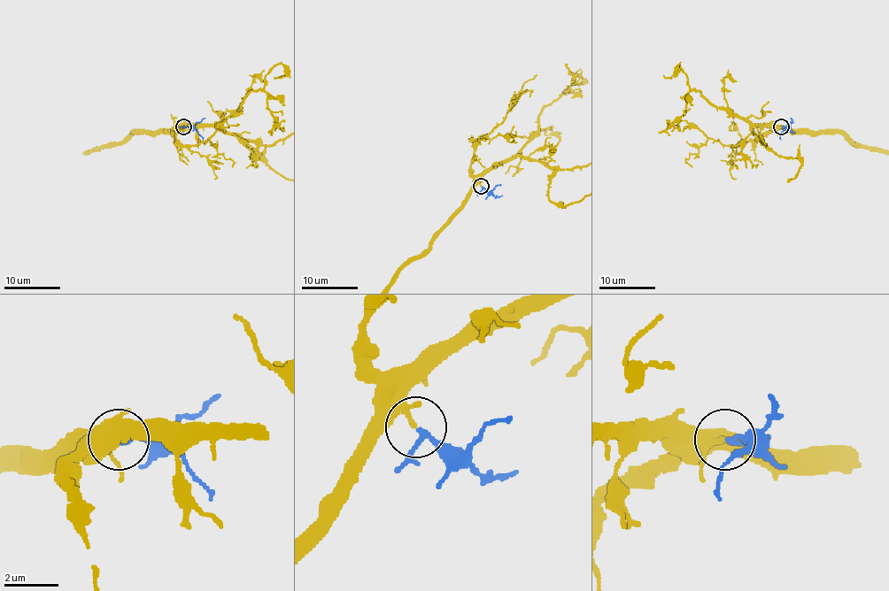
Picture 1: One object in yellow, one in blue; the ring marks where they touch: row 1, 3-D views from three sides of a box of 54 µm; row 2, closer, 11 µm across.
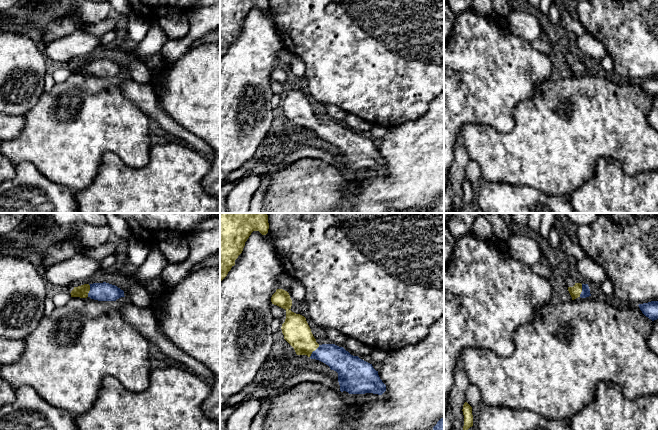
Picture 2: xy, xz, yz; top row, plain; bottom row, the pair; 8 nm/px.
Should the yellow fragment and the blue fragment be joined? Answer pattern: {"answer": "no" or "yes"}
{"answer": "yes"}

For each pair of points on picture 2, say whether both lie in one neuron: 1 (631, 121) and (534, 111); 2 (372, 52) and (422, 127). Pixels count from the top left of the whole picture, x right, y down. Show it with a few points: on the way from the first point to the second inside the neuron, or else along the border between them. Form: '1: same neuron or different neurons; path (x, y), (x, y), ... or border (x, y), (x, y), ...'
1: same neuron; path (607, 121), (558, 122)
2: different neurons; border (431, 101), (428, 110), (424, 114), (394, 126)

